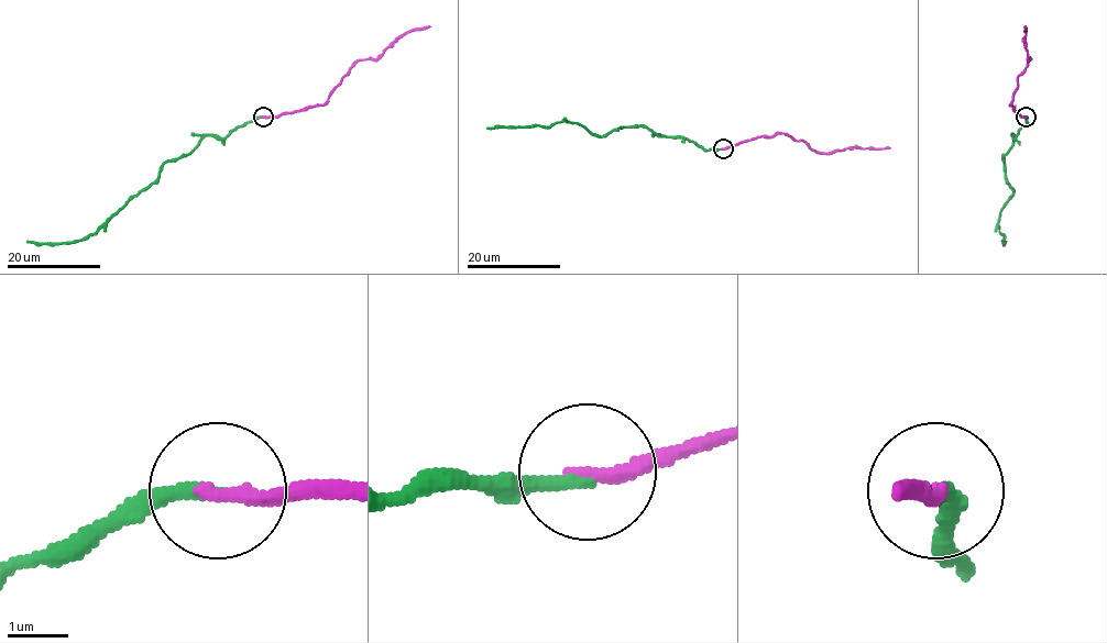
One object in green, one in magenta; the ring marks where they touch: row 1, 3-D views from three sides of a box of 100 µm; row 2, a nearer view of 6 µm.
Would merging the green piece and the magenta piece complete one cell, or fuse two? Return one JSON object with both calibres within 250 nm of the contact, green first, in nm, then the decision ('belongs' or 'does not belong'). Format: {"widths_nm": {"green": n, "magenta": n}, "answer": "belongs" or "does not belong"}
{"widths_nm": {"green": 240, "magenta": 240}, "answer": "belongs"}

